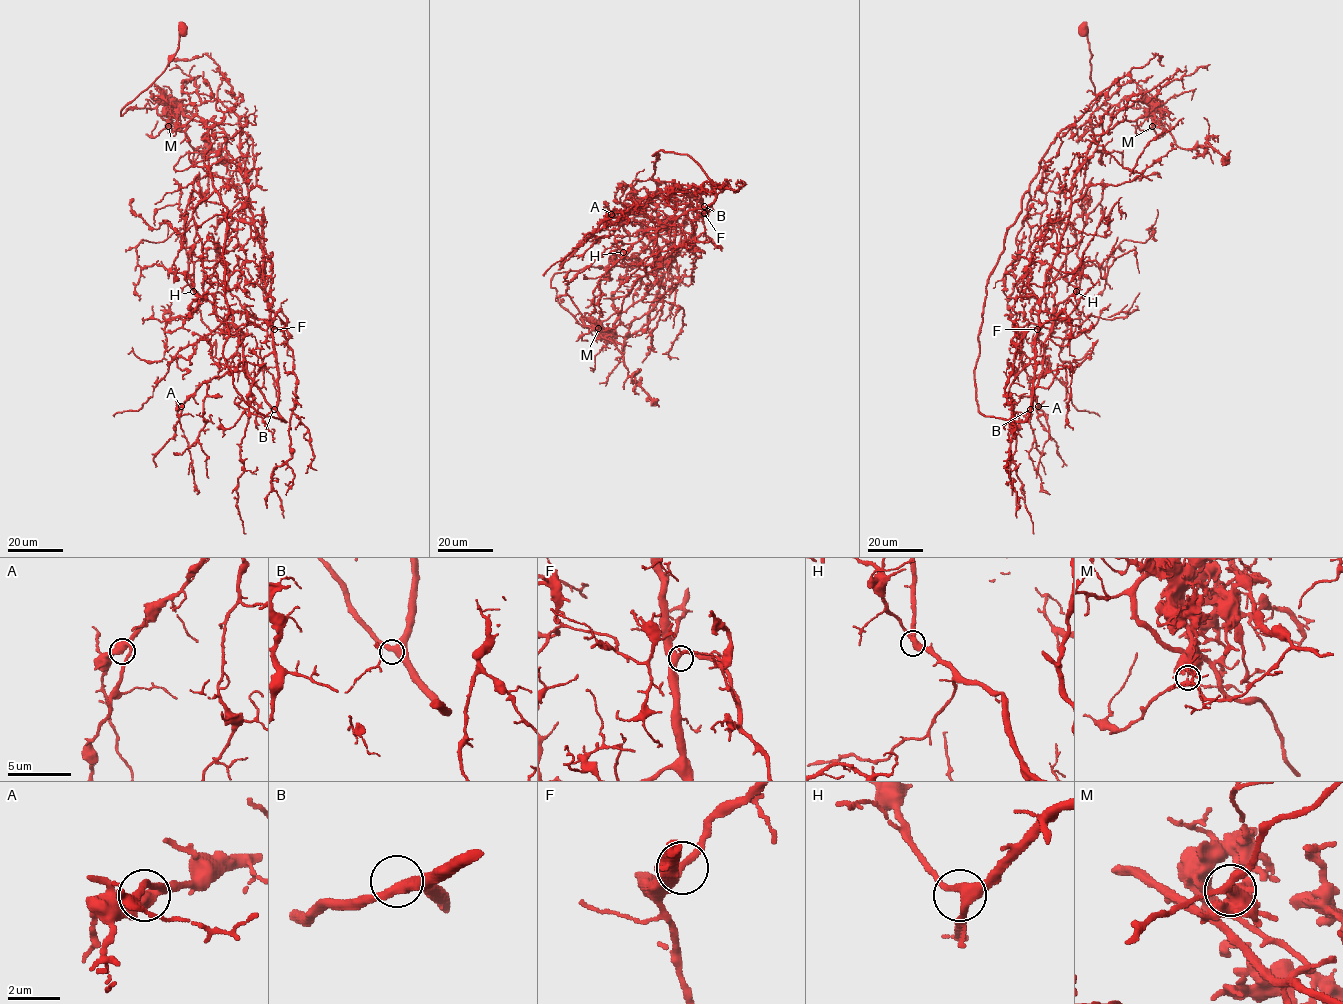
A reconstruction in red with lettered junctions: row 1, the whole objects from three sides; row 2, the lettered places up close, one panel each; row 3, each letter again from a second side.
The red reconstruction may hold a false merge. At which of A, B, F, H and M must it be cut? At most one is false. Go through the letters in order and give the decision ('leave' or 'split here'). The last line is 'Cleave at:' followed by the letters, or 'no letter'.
A: leave
B: leave
F: leave
H: leave
M: split here
Cleave at: M

